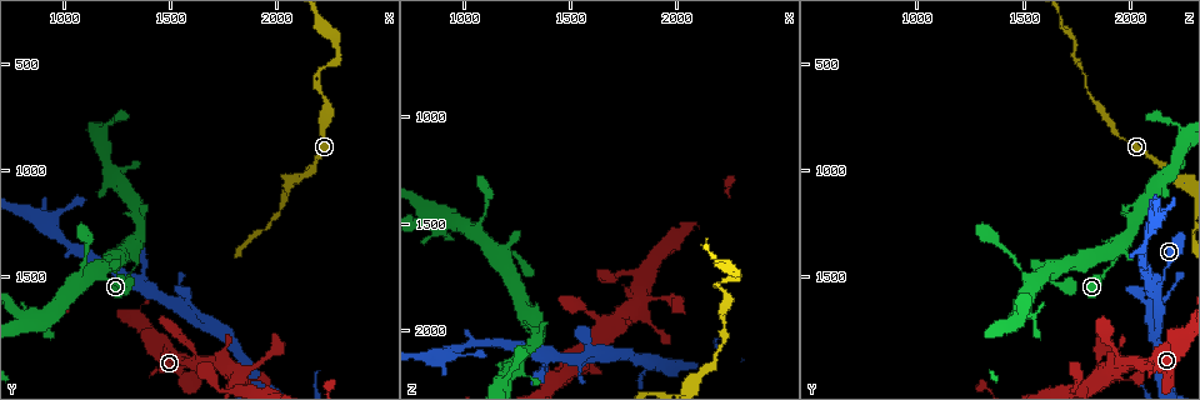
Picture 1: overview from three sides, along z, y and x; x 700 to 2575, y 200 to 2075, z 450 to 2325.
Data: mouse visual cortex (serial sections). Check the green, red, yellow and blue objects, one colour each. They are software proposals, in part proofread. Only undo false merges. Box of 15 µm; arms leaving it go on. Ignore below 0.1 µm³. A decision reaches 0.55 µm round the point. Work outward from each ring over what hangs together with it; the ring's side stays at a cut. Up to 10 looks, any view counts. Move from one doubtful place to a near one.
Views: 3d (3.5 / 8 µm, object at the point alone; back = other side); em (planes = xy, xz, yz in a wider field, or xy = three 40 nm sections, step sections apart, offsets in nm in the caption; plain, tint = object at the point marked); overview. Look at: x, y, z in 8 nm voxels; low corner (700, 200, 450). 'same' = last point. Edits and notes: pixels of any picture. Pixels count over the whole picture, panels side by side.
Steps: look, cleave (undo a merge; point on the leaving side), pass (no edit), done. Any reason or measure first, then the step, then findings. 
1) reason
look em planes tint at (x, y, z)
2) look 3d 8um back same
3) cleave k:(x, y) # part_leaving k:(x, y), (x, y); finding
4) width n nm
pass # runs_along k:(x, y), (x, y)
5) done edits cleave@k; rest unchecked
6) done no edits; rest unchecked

a narrow waist
look 3d 3.5um at (1370, 1500, 2140)

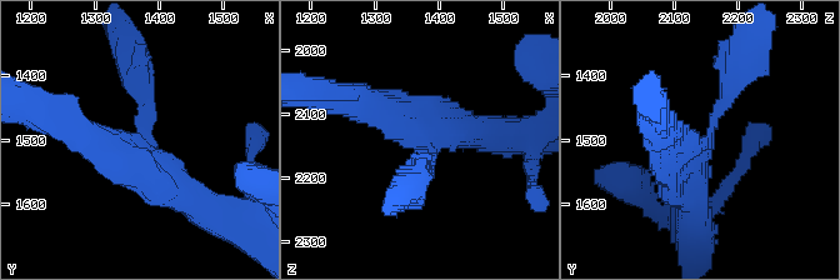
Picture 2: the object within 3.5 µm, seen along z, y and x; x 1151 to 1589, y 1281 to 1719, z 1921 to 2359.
need the tissue
look em xy step 1 tint at (1380, 1505, 2150)

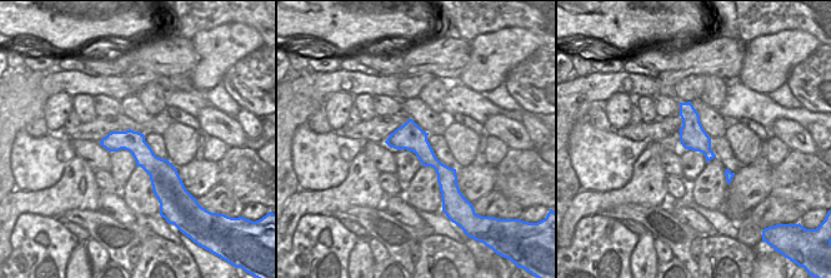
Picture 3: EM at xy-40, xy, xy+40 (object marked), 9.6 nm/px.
pass # runs_along 3:(410, 123), (444, 187); one cell here

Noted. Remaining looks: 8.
look 3d 3.5um back at (1070, 1510, 1530)

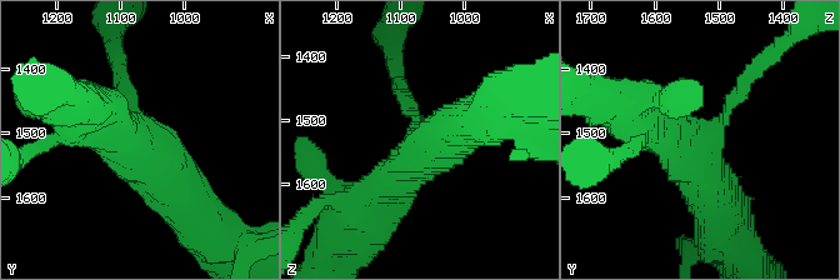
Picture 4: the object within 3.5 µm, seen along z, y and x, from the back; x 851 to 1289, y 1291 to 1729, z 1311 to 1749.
arms 3; arm_widths 150, 600, 700 nm; shape alone is not enough
look em xy step 3 tint same

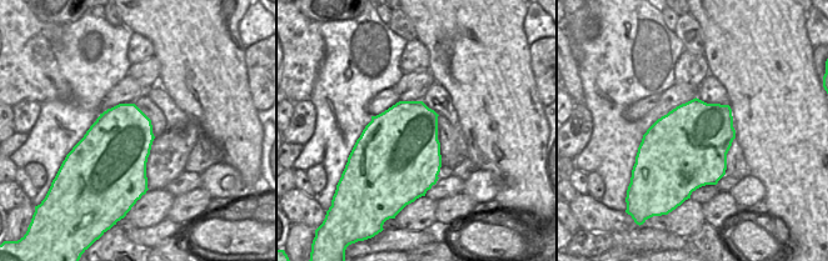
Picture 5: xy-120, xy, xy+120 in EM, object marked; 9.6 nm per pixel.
pass # runs_along 4:(94, 109), (144, 151), (201, 216); continuous, no second cell

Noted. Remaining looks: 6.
thick turns thin
look 3d 3.5um at (1840, 1950, 1850)

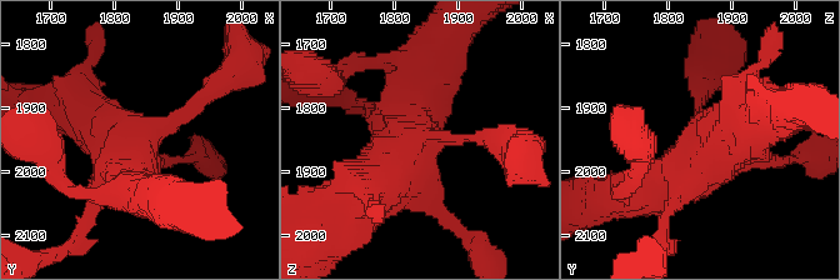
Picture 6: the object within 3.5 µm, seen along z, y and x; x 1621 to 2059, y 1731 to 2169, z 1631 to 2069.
look em xy step 5 tint at (1860, 1955, 1850)

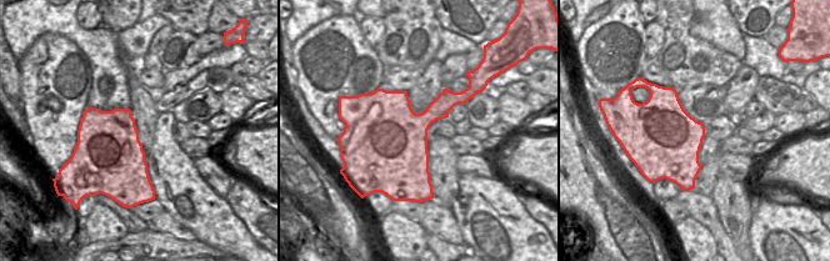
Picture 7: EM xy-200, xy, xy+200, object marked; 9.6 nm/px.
pass # one cell here

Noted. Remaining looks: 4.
narrows sharply
look 3d 8um at (2190, 580, 1780)

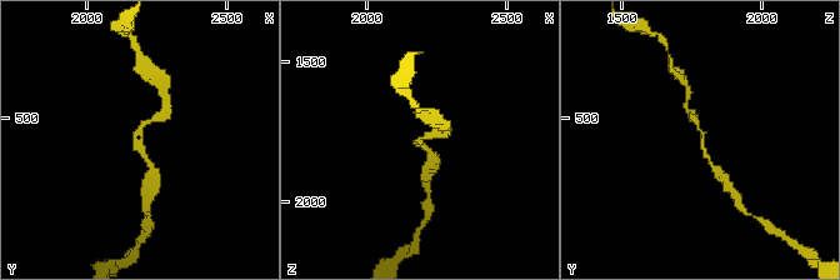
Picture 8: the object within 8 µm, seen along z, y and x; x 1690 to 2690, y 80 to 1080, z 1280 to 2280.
zoom in
look 3d 3.5um at (2180, 570, 1800)

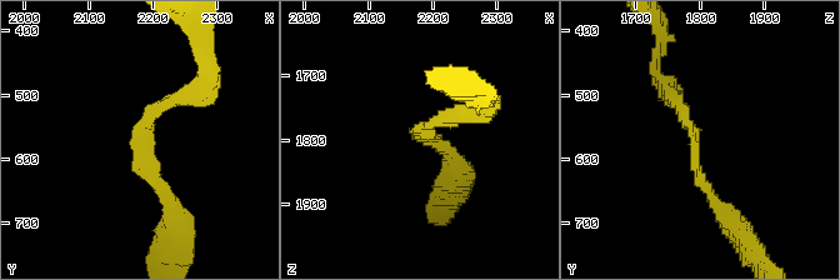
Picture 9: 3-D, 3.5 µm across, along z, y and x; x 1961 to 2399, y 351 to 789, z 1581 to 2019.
look em xy step 2 tint at (2175, 565, 1790)

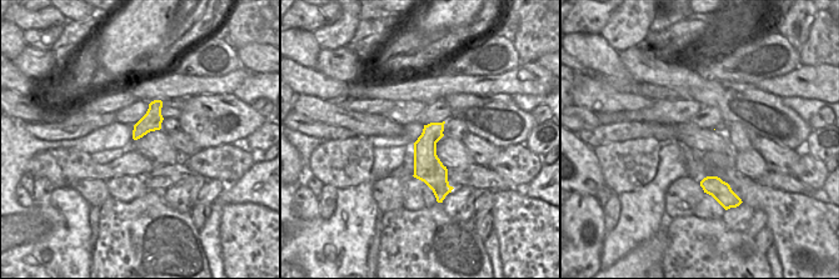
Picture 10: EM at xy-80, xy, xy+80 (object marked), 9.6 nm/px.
width 260 nm
pass # runs_along 9:(720, 208), (673, 96); one cell here

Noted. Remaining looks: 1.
done no edits; rest unchecked

